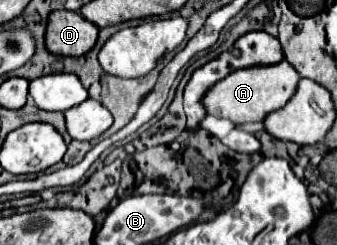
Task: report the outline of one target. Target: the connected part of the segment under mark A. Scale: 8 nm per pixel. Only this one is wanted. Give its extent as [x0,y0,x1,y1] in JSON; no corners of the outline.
[203,62,301,124]

